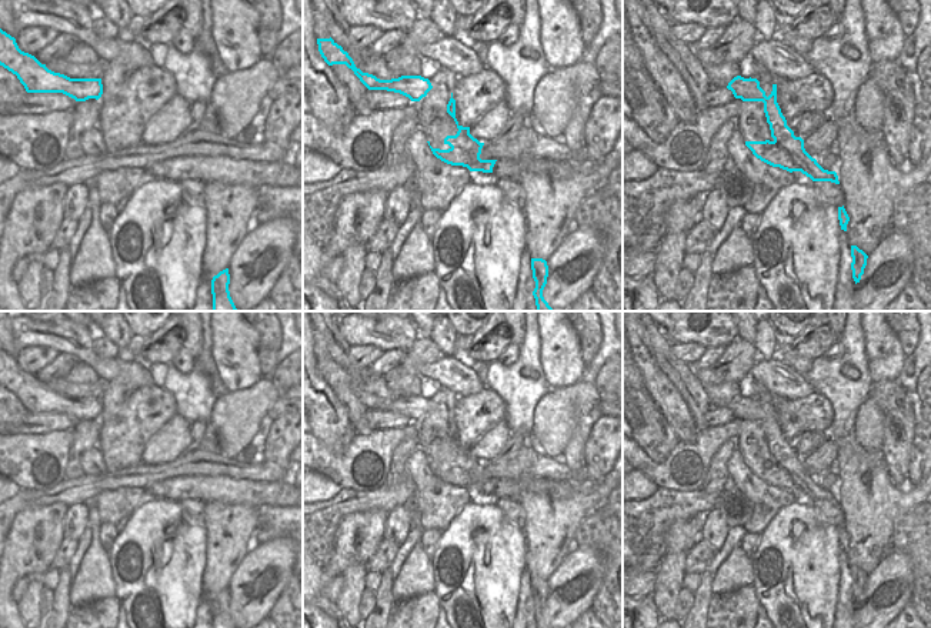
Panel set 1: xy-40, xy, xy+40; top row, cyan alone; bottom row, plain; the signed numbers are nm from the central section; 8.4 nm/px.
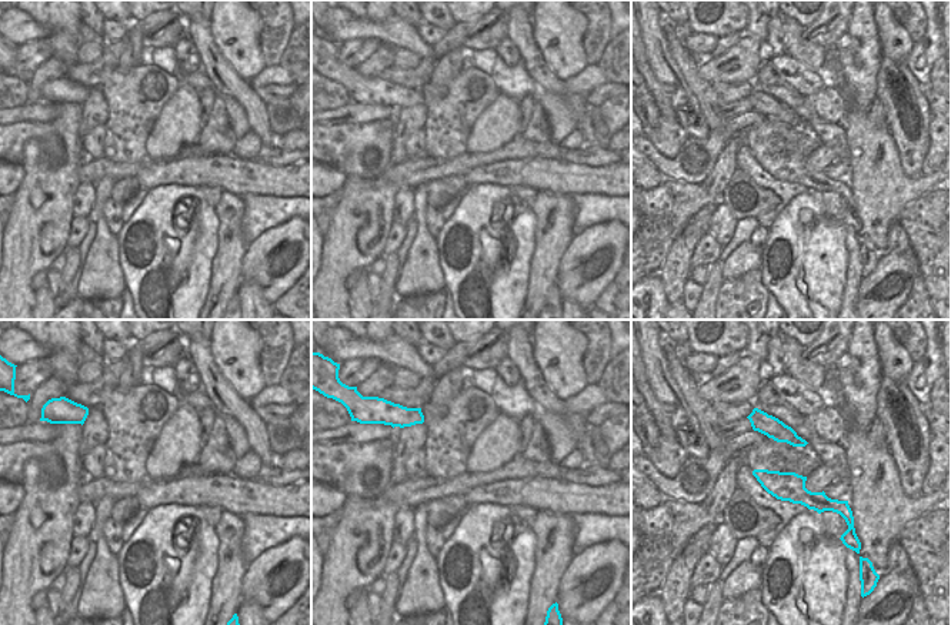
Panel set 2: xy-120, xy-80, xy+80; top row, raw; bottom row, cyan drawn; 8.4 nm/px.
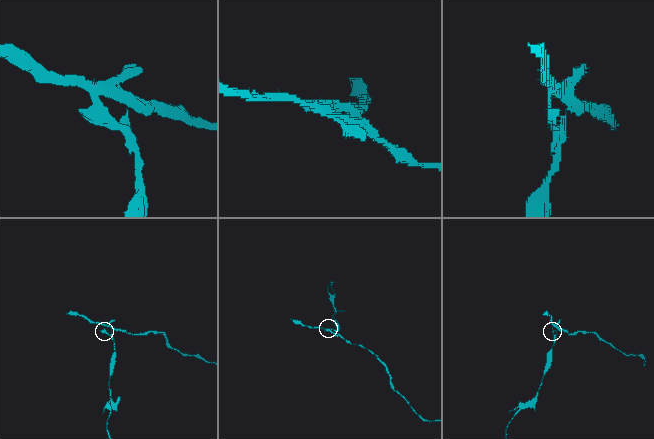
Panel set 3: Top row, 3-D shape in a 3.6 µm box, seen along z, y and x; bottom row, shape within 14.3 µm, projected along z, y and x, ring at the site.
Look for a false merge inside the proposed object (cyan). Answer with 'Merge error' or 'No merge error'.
Merge error

